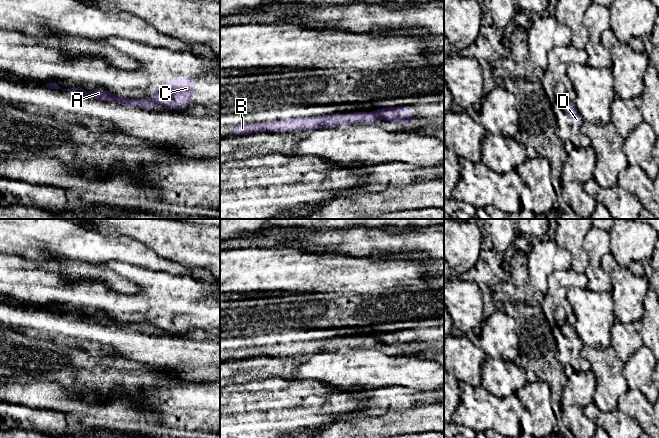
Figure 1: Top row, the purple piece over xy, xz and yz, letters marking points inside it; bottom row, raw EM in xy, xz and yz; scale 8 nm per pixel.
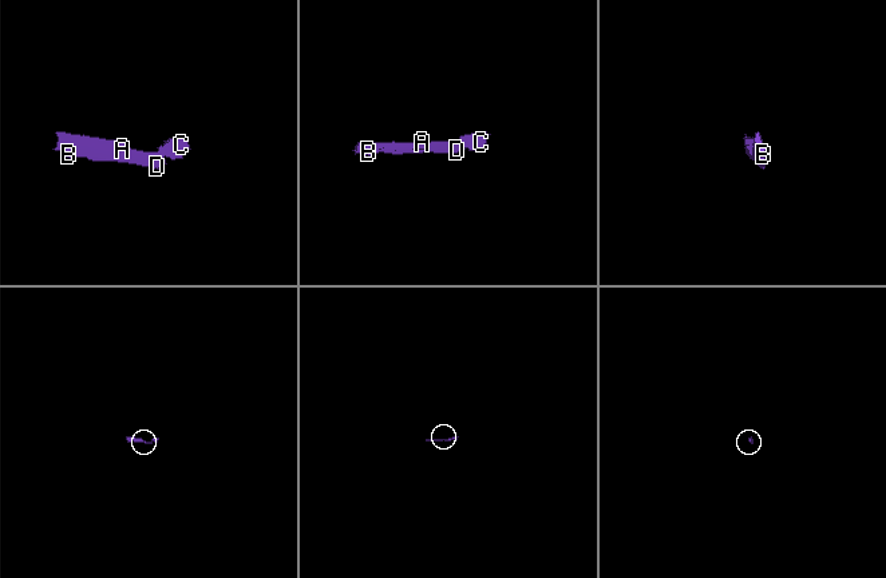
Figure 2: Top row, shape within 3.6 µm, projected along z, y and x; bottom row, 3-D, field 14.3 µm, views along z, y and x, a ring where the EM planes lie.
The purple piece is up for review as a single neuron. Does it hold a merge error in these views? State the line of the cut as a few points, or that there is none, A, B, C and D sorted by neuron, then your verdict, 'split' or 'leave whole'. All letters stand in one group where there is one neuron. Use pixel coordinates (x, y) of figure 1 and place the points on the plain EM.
xz (374, 336), (381, 341) | A B D / C | split

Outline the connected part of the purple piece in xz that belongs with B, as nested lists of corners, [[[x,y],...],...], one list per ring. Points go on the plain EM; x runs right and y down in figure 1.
[[[355,336],[351,338],[322,339],[317,341],[291,342],[256,347],[244,347],[229,350],[231,359],[248,359],[262,356],[293,356],[321,352],[345,351],[348,348],[374,348],[381,341],[373,336]]]

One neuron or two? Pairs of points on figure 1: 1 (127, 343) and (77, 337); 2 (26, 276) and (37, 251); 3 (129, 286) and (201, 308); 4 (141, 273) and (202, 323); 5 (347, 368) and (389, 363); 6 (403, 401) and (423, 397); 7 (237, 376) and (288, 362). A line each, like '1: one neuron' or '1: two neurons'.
1: one neuron
2: two neurons
3: two neurons
4: one neuron
5: one neuron
6: one neuron
7: one neuron

